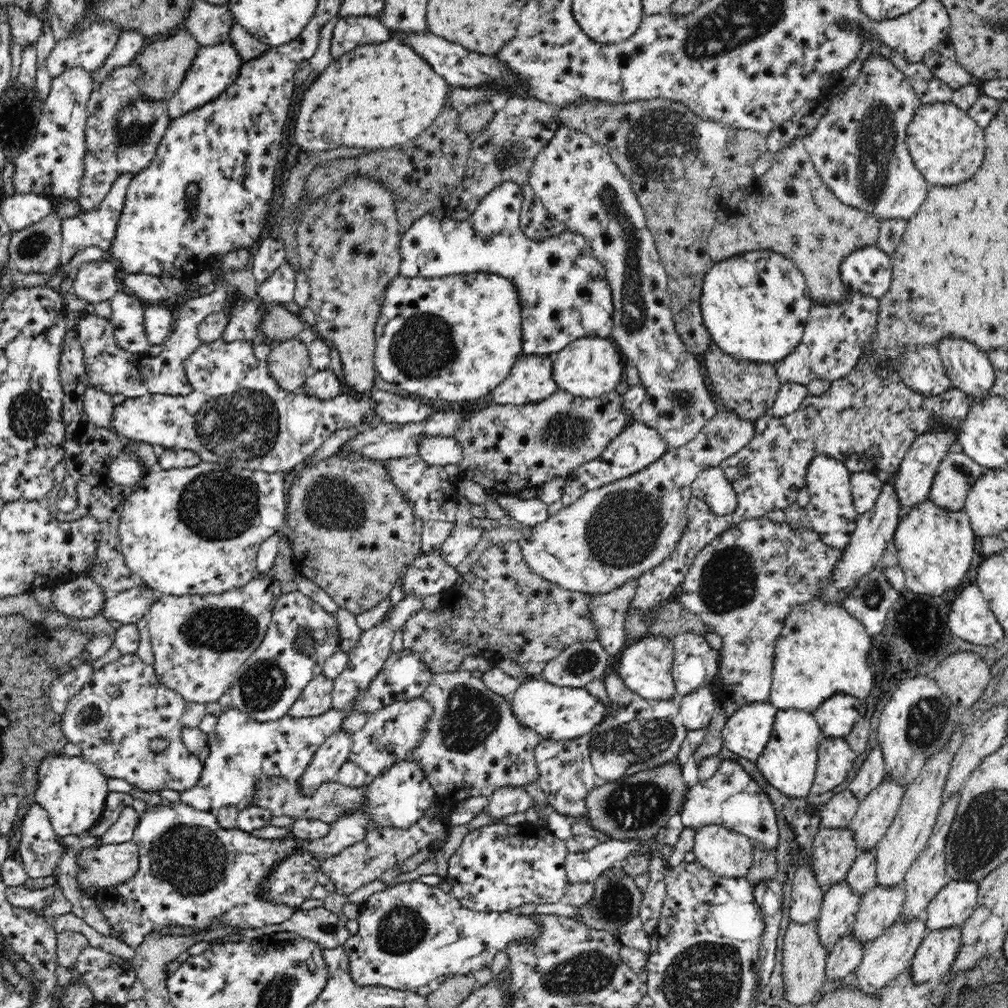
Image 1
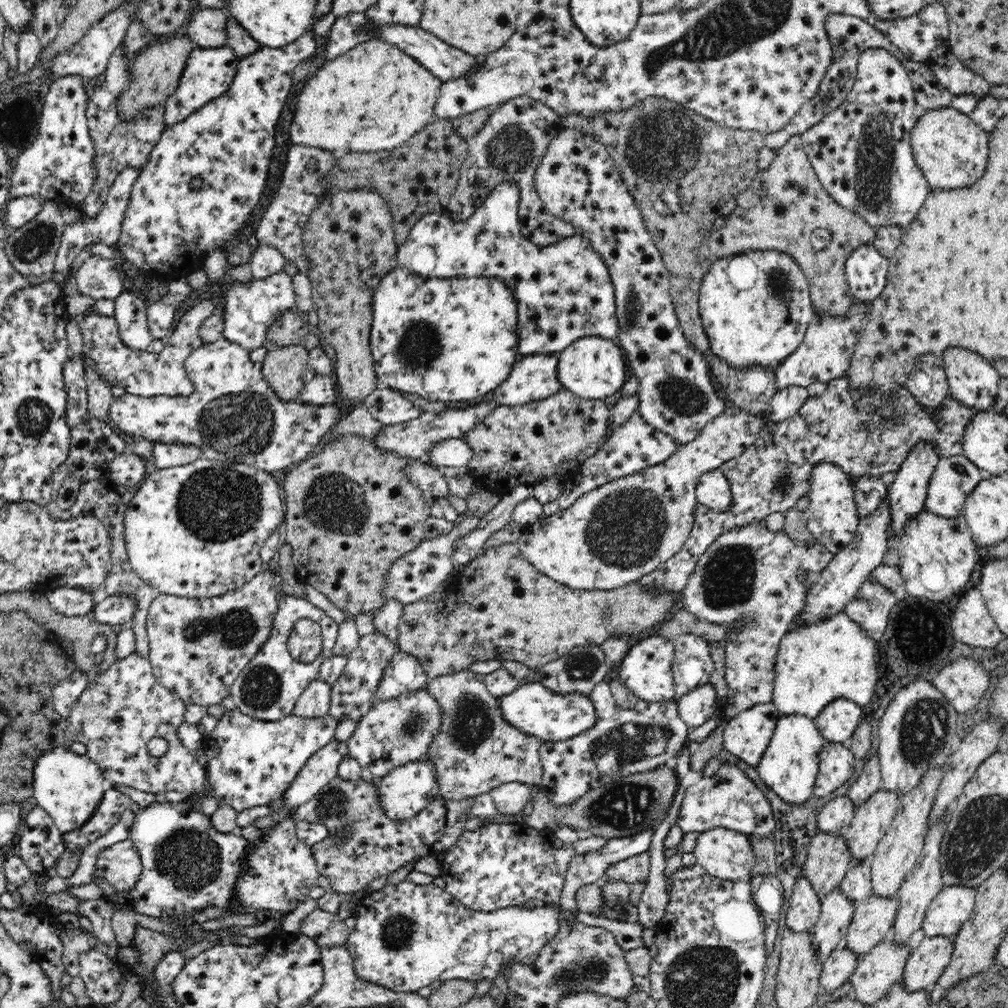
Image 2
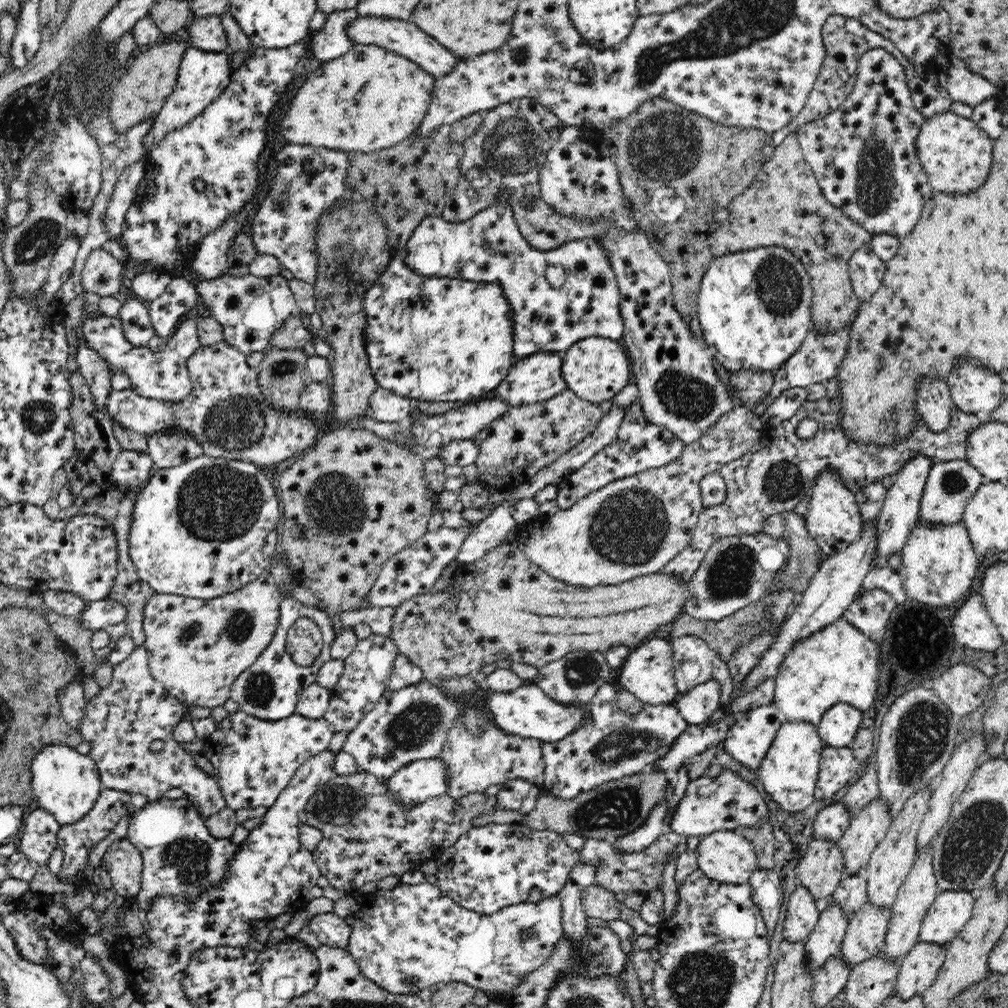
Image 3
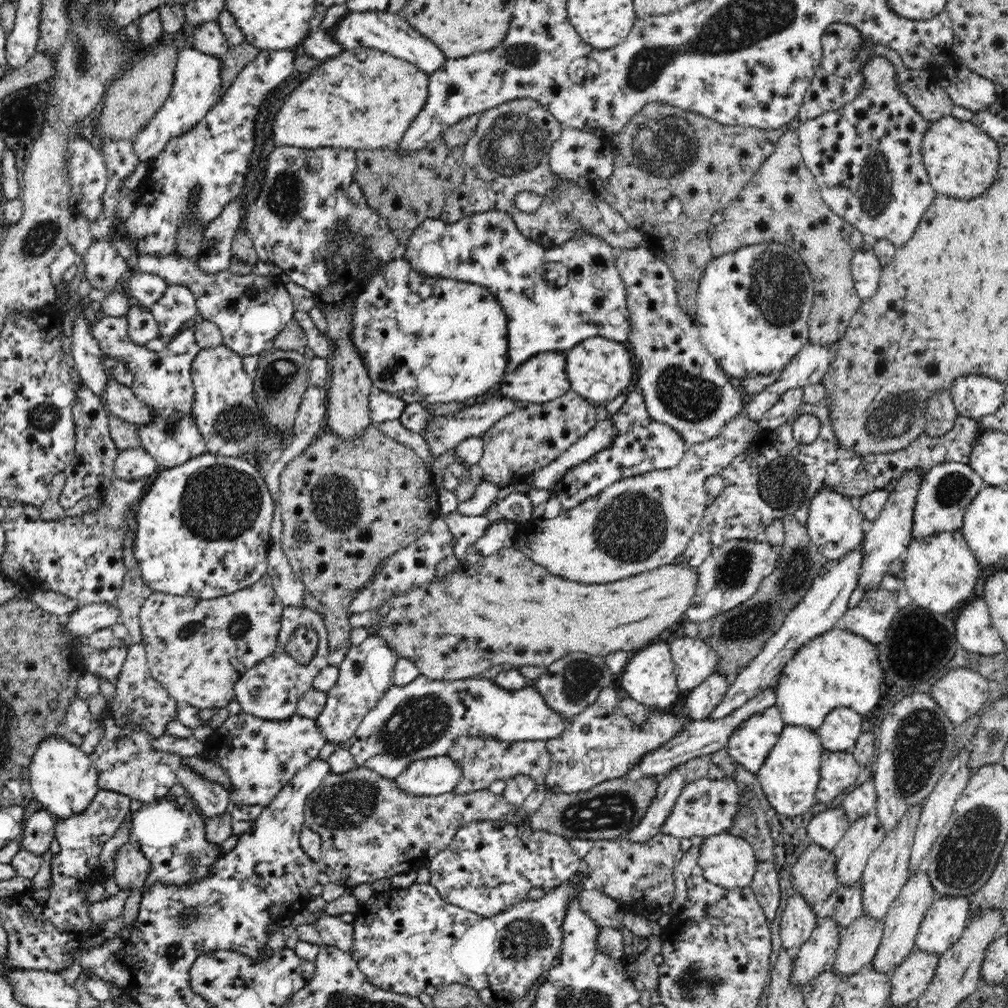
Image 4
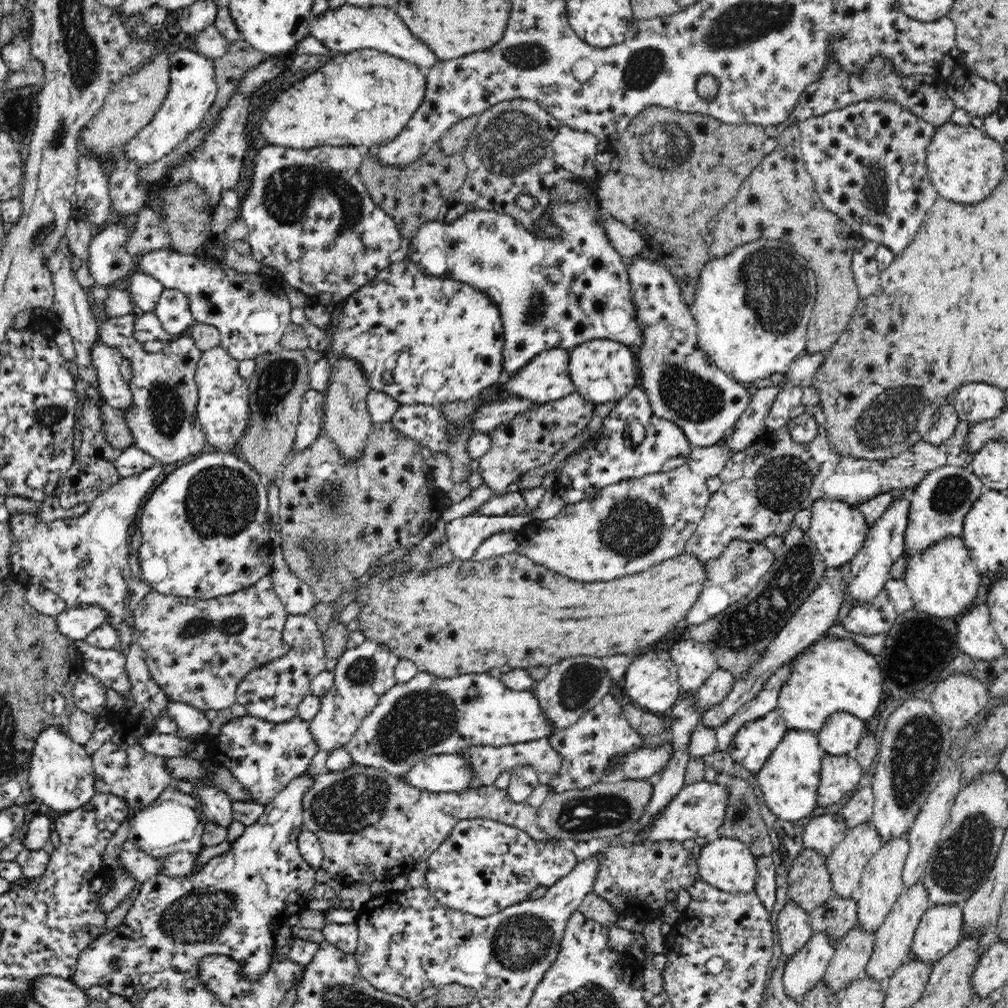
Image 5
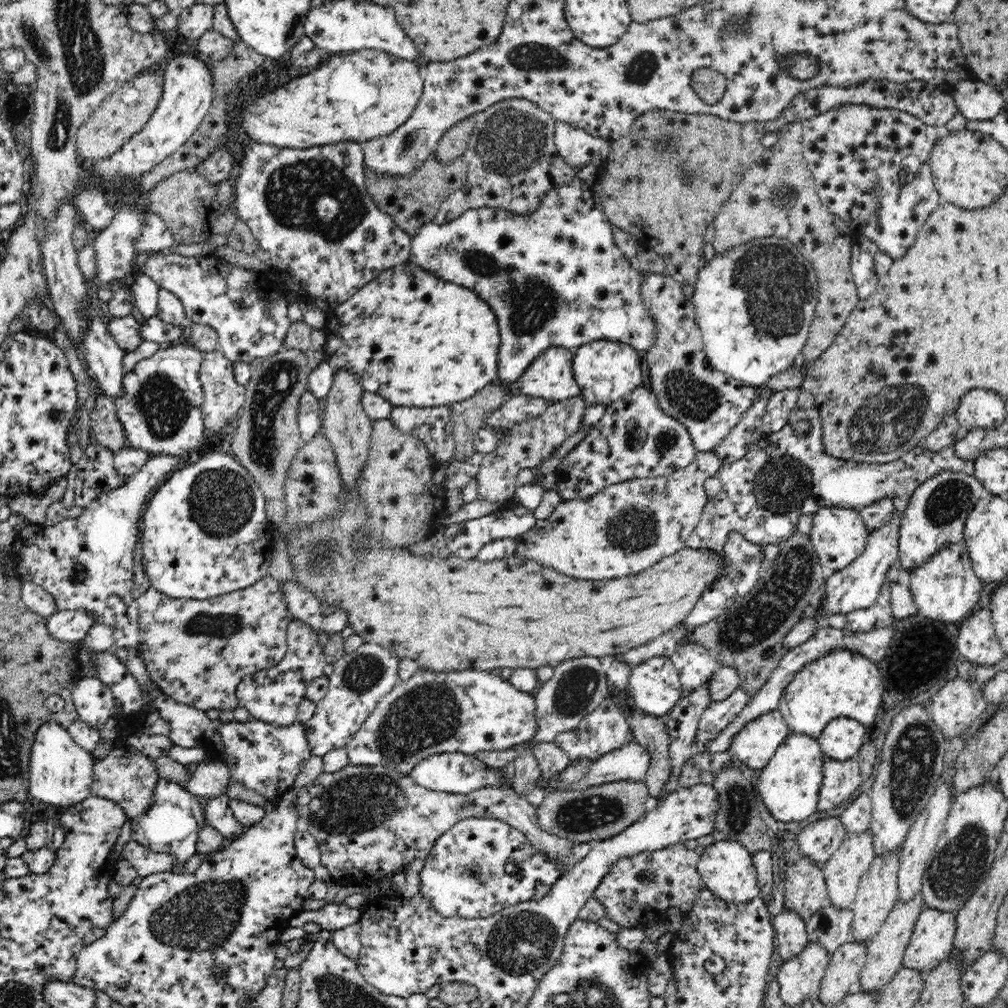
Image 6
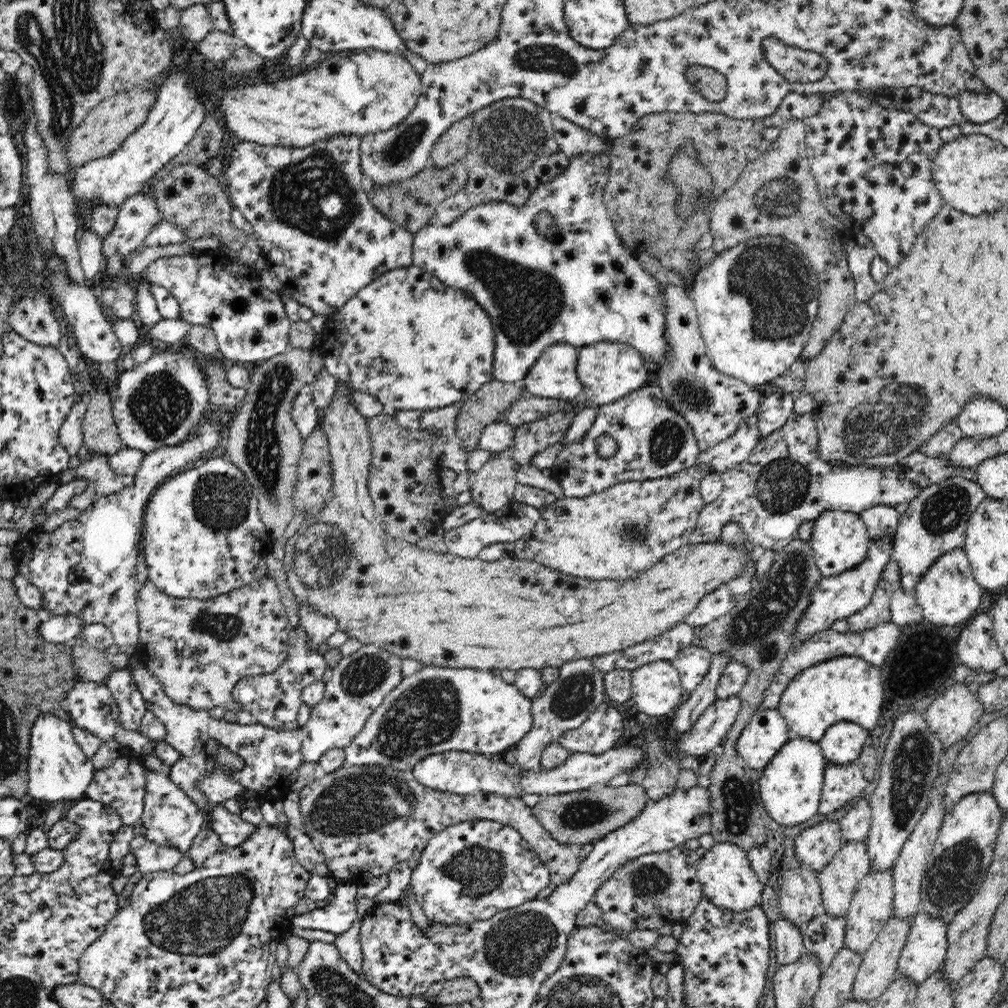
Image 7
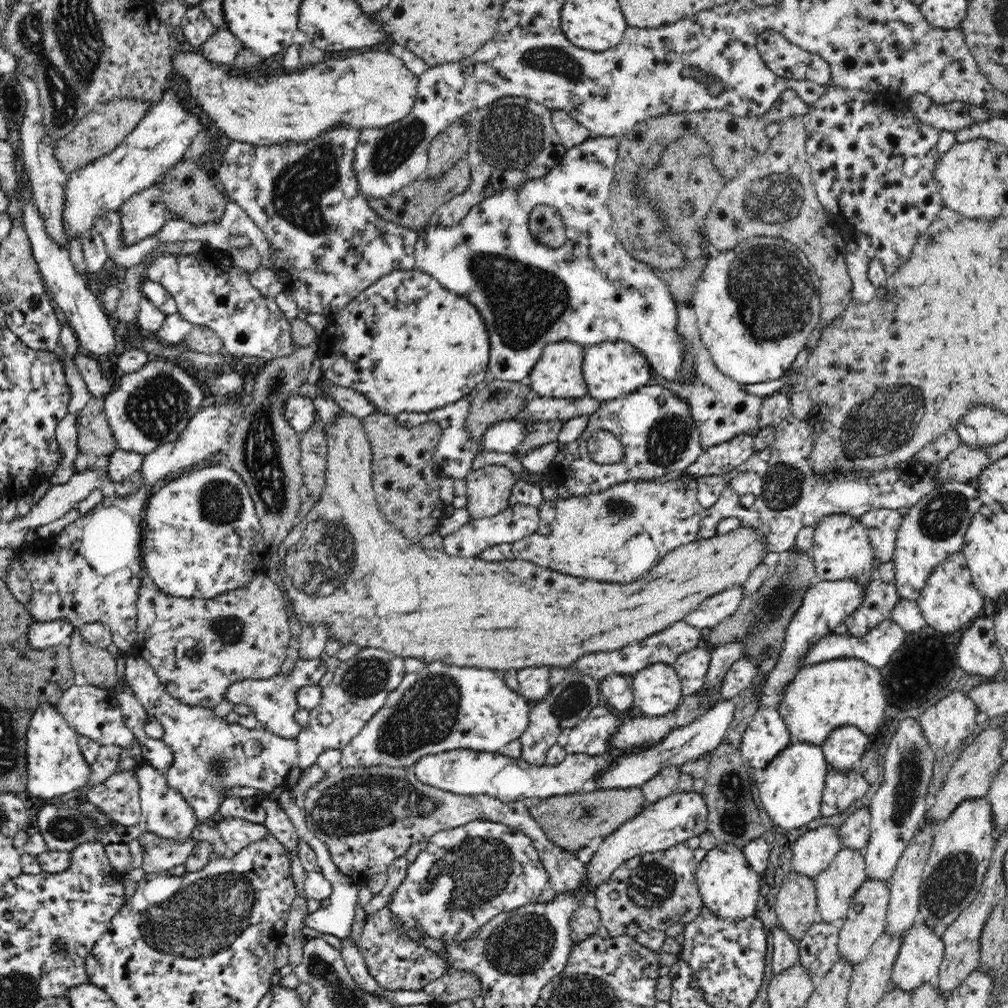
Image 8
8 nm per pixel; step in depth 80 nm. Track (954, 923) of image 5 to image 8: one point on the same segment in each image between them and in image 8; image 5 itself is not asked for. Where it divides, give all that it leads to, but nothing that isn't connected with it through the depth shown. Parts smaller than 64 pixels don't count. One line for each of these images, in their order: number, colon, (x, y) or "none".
6: (931, 942)
7: (925, 950)
8: (920, 955)

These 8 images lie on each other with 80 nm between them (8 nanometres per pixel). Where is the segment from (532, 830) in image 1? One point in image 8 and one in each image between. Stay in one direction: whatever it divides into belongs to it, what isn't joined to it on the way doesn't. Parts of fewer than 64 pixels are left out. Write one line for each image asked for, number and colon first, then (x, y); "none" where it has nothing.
2: (498, 865)
3: (492, 866)
4: (489, 865)
5: (484, 866)
6: (478, 867)
7: (467, 873)
8: (465, 876)

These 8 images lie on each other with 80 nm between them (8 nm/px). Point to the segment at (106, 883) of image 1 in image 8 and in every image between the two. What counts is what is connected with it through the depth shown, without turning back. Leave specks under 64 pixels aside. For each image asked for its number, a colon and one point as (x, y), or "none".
2: (120, 864)
3: (125, 864)
4: (132, 868)
5: (135, 861)
6: (146, 862)
7: (152, 858)
8: (161, 854)

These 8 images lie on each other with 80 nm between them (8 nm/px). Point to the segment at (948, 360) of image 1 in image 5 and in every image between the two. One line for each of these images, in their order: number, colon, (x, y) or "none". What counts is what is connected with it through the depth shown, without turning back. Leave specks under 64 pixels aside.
2: (974, 382)
3: (974, 390)
4: (974, 397)
5: (975, 403)

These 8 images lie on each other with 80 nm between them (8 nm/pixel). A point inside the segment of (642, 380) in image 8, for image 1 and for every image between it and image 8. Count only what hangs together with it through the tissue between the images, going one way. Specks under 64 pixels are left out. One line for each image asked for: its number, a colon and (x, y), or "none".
1: (590, 367)
2: (593, 368)
3: (596, 369)
4: (599, 370)
5: (602, 370)
6: (606, 371)
7: (609, 370)

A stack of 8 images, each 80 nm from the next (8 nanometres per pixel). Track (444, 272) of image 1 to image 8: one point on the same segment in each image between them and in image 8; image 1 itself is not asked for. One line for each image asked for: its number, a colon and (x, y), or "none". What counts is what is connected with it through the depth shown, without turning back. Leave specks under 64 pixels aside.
2: (557, 288)
3: (488, 248)
4: (486, 249)
5: (488, 250)
6: (554, 276)
7: (586, 288)
8: (529, 296)

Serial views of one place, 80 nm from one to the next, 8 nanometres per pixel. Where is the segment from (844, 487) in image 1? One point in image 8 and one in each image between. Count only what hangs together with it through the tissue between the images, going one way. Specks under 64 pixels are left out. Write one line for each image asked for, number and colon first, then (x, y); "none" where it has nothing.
2: (832, 517)
3: (833, 519)
4: (834, 525)
5: (838, 531)
6: (839, 535)
7: (840, 540)
8: (841, 549)

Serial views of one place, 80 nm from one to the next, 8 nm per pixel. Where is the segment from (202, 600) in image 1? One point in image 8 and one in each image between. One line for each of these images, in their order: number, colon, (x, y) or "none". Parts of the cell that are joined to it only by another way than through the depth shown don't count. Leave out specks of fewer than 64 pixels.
2: (197, 646)
3: (197, 648)
4: (197, 649)
5: (198, 651)
6: (196, 651)
7: (198, 649)
8: (198, 647)

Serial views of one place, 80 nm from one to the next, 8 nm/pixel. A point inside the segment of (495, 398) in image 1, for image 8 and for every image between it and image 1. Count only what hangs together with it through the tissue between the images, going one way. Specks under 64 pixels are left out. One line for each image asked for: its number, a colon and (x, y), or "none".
2: (533, 378)
3: (537, 378)
4: (542, 378)
5: (546, 378)
6: (551, 377)
7: (555, 374)
8: (558, 374)

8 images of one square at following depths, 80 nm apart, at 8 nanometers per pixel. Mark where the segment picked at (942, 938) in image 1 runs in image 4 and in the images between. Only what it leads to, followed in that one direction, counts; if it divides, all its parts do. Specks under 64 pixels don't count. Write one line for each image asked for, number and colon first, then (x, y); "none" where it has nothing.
2: (928, 958)
3: (918, 969)
4: (908, 980)

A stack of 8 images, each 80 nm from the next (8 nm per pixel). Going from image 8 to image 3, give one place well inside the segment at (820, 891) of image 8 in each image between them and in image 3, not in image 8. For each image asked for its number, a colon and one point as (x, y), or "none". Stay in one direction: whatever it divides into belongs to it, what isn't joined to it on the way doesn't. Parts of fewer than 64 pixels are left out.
3: (867, 828)
4: (864, 836)
5: (845, 866)
6: (843, 871)
7: (840, 879)

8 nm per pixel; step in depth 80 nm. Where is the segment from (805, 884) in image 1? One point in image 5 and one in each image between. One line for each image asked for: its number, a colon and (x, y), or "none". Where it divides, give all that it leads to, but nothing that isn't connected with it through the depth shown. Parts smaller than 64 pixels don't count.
2: (804, 908)
3: (802, 916)
4: (798, 922)
5: (794, 928)

